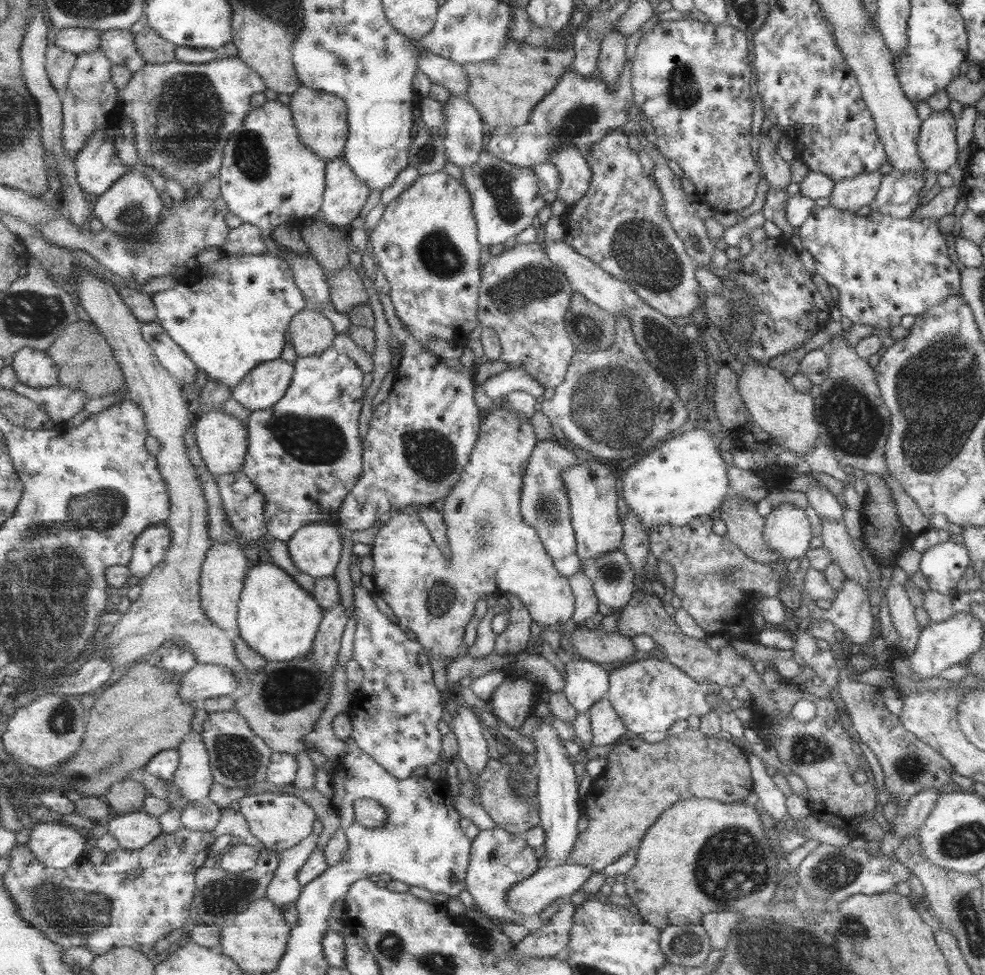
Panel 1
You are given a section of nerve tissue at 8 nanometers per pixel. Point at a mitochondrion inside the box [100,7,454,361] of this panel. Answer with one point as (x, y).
(185, 125)

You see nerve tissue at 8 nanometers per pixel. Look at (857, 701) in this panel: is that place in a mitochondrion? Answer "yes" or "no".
no

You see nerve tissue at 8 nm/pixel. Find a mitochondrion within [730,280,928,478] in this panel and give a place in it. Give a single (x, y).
(853, 423)

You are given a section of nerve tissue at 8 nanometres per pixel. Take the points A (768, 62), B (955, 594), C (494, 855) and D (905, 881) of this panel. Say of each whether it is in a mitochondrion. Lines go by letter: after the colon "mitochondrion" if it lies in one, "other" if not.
A: other
B: other
C: mitochondrion
D: other

